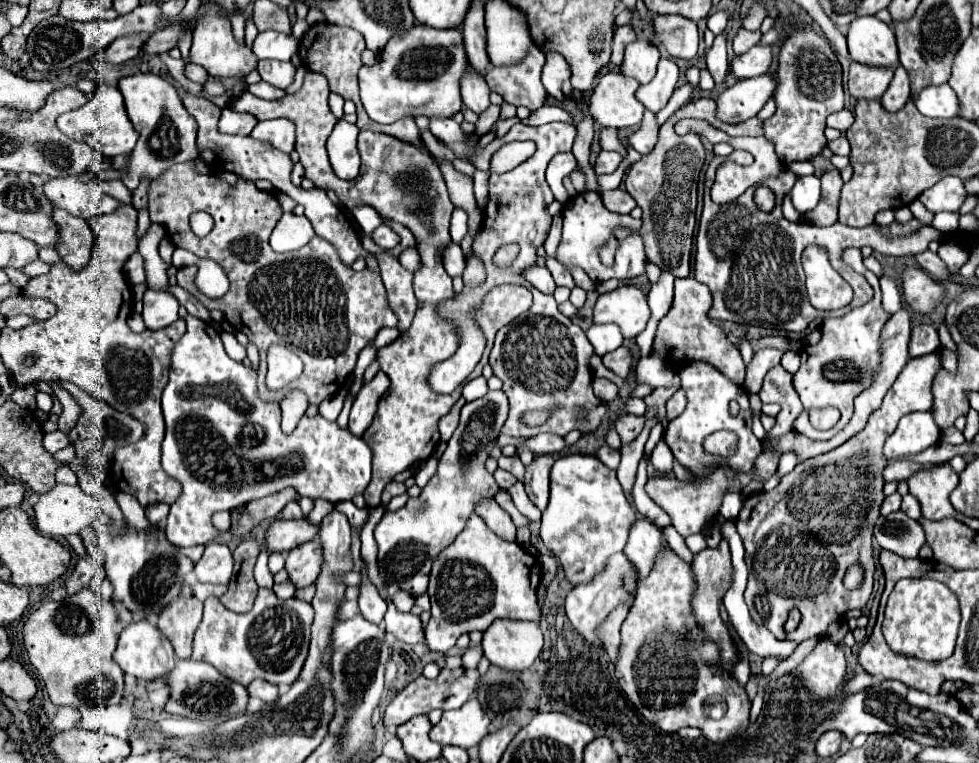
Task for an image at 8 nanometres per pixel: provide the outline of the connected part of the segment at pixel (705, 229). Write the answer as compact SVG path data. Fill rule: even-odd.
M782 167L776 179L766 179L768 187L776 195L776 207L772 213L764 213L754 203L756 187L744 191L736 201L726 205L716 205L710 199L712 181L706 177L704 183L704 211L700 217L700 227L696 235L696 253L692 275L696 281L708 285L714 303L710 309L710 319L726 319L744 325L760 325L772 329L784 329L792 333L802 333L808 329L808 323L814 319L826 317L824 311L814 309L808 303L808 295L804 291L804 271L800 263L802 251L816 243L828 249L828 257L834 269L850 283L854 289L854 297L850 301L852 307L864 305L872 299L872 287L858 273L852 273L850 267L840 261L840 255L846 247L864 247L870 245L874 251L884 255L918 255L928 249L932 239L940 239L940 231L932 227L920 227L908 235L892 237L884 235L878 225L868 225L864 229L852 229L840 221L830 227L816 227L812 223L790 223L782 215L782 199L790 191L790 185L796 183L798 175Z

